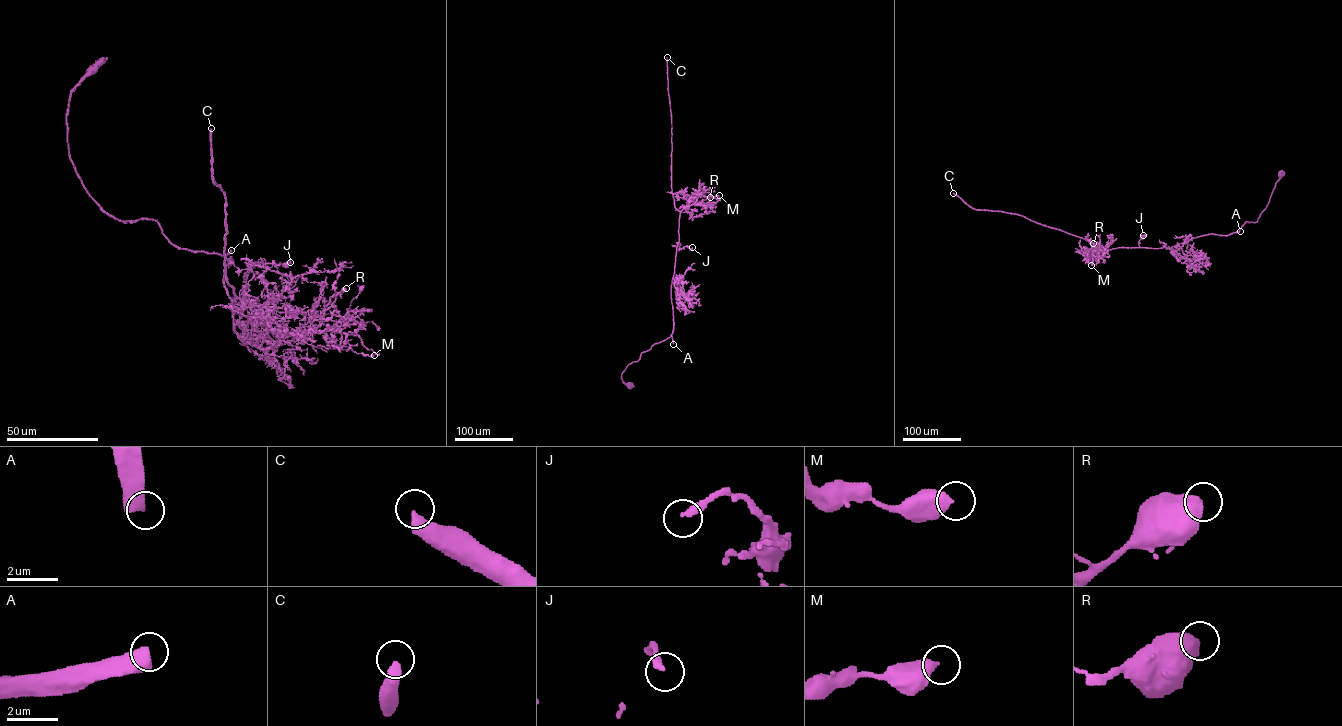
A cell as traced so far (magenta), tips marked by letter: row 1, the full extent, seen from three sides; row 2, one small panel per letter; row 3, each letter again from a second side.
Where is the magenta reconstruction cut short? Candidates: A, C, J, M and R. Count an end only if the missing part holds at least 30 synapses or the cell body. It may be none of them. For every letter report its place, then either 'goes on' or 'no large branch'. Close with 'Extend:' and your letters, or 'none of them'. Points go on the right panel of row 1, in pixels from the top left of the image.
A: place (1240, 231); goes on
C: place (953, 193); goes on
J: place (1143, 235); no large branch
M: place (1091, 265); no large branch
R: place (1093, 243); no large branch
Extend: A, C

